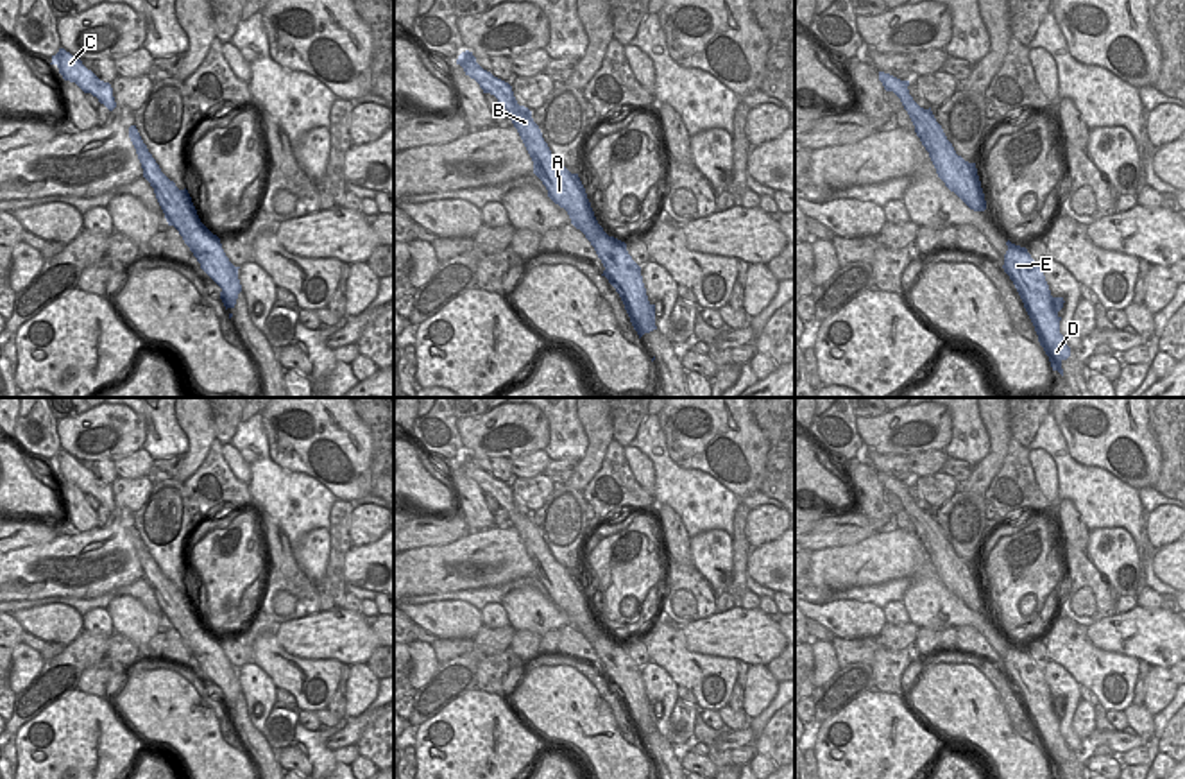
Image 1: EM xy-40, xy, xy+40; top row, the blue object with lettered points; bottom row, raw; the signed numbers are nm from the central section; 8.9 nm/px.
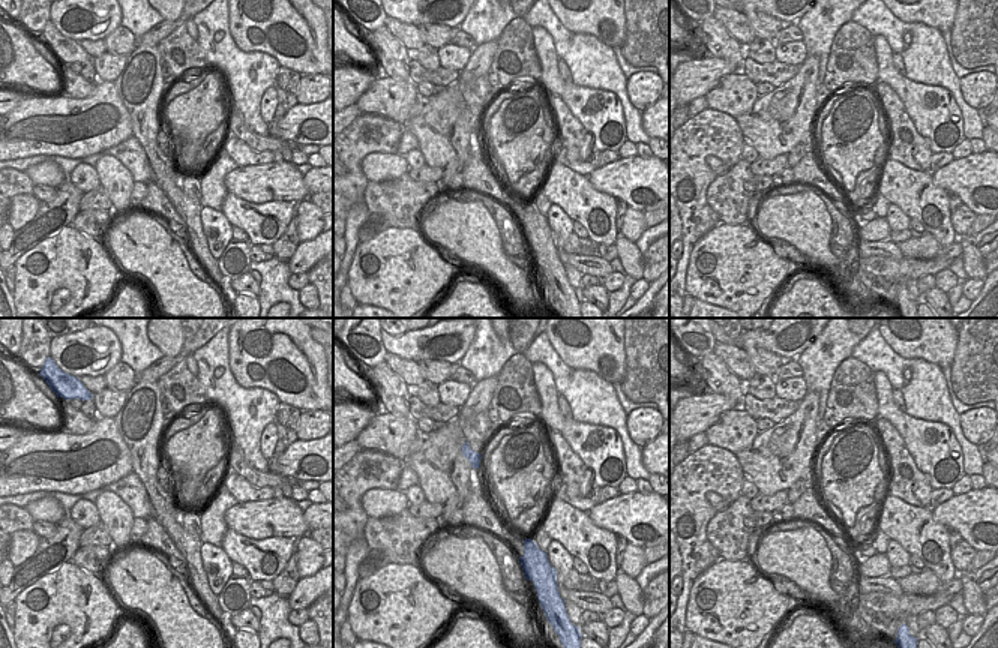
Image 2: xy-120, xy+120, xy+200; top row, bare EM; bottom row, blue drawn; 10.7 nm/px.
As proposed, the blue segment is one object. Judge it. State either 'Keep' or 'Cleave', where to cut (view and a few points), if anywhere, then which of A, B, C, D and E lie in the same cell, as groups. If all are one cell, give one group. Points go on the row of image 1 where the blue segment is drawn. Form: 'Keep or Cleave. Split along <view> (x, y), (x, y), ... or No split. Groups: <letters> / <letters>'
Keep. No split. Groups: A B C D E.

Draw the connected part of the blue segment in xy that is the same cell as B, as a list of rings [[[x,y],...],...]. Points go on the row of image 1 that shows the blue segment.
[[[462,52],[456,64],[464,68],[465,75],[480,84],[483,93],[494,95],[499,106],[507,109],[533,161],[533,174],[546,186],[548,197],[567,211],[571,224],[580,229],[594,247],[605,267],[601,276],[605,276],[619,294],[639,338],[644,333],[657,330],[655,304],[648,301],[641,267],[628,254],[627,244],[609,236],[598,224],[578,174],[571,174],[555,159],[539,125],[532,118],[532,111],[519,106],[512,86],[483,70],[476,63],[473,52]]]

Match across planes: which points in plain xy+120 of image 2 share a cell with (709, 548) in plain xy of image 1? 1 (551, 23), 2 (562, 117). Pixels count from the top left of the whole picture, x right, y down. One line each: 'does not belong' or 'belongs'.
1: does not belong
2: does not belong

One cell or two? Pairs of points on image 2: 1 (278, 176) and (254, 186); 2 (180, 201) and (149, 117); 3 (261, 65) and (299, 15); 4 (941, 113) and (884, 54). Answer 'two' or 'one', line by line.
1: one
2: one
3: two
4: one

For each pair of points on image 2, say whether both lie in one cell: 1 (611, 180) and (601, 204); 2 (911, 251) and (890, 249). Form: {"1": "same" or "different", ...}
{"1": "different", "2": "different"}

